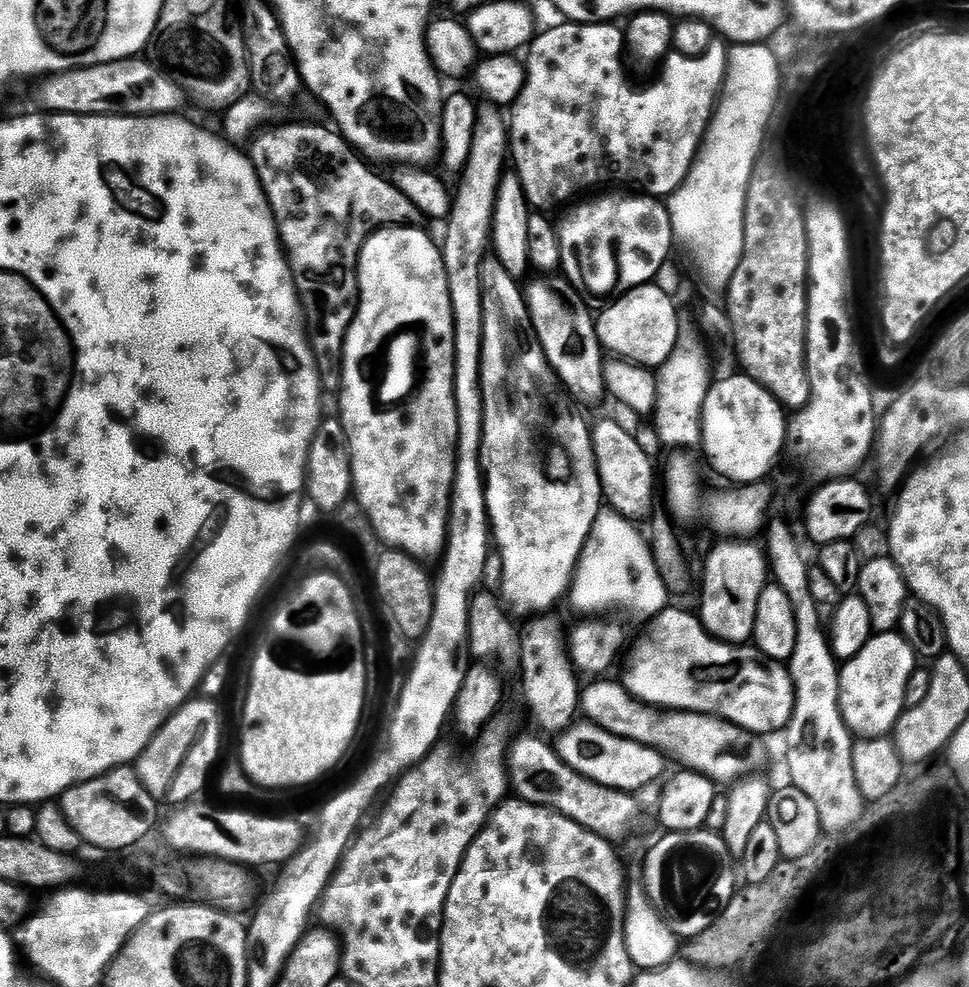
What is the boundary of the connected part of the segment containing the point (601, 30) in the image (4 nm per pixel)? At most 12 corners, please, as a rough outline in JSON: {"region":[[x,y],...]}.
{"region":[[612,22],[526,49],[510,160],[533,209],[595,184],[667,198],[696,161],[728,48],[657,84],[596,80]]}

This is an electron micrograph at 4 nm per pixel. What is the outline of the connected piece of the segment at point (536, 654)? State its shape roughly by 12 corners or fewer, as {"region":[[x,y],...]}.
{"region":[[552,614],[518,632],[524,700],[538,727],[577,719],[566,632]]}

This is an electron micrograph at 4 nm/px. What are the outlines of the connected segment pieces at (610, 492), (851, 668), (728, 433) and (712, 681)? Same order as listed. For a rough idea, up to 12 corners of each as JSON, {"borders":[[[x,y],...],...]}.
{"borders":[[[612,420],[591,429],[607,507],[653,515],[653,457]],[[882,632],[840,668],[853,737],[887,737],[904,713],[916,651]],[[748,376],[711,385],[702,449],[736,486],[786,448],[786,412]],[[675,606],[651,617],[622,677],[665,710],[785,731],[783,675]]]}

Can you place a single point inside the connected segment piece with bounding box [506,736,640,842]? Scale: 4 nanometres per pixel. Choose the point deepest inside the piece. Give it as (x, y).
(537, 775)

